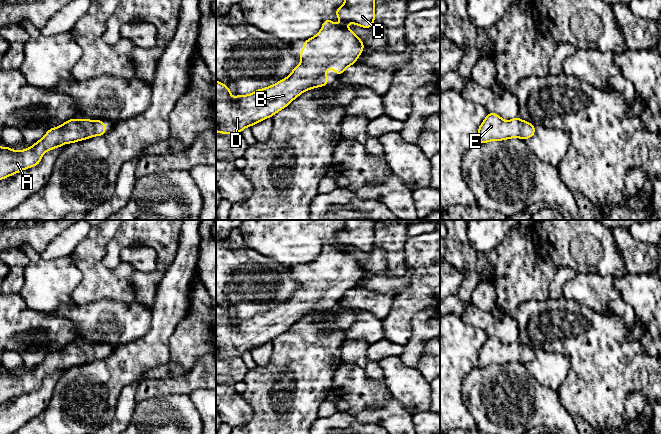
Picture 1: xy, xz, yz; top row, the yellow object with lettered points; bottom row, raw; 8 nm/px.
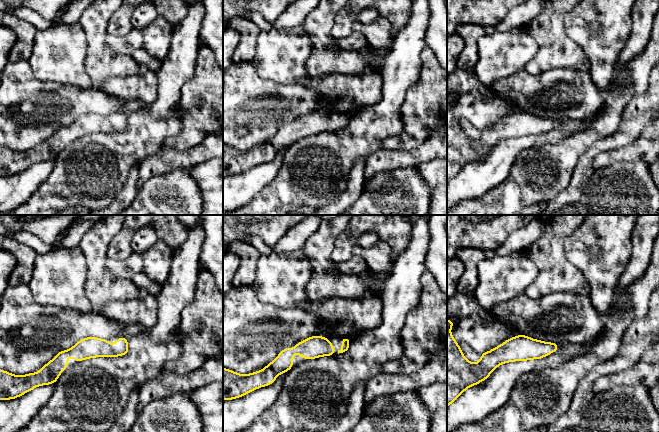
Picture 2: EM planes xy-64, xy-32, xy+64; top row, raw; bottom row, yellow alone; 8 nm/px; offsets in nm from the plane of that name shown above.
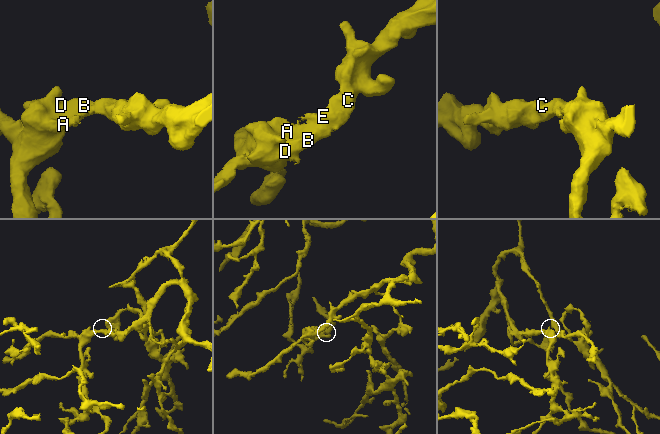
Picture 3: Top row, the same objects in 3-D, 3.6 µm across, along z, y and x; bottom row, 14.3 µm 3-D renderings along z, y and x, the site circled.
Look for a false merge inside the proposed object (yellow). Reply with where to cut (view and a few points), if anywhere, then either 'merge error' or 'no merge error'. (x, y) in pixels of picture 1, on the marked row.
no cut | no merge error

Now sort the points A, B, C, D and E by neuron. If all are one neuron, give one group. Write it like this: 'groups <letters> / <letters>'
groups A B C D E

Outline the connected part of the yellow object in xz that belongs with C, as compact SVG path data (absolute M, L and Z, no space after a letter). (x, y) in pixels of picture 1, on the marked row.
M344 0L344 4L336 9L336 16L343 22L338 25L329 19L324 20L320 31L312 38L304 41L304 48L300 51L300 65L291 74L263 89L258 89L249 95L236 94L232 98L229 87L216 81L216 132L222 134L241 133L245 127L263 121L288 106L295 98L312 88L327 86L328 75L324 72L333 69L341 75L348 66L356 63L365 46L362 40L353 33L347 23L354 23L363 28L370 28L375 21L375 0Z

